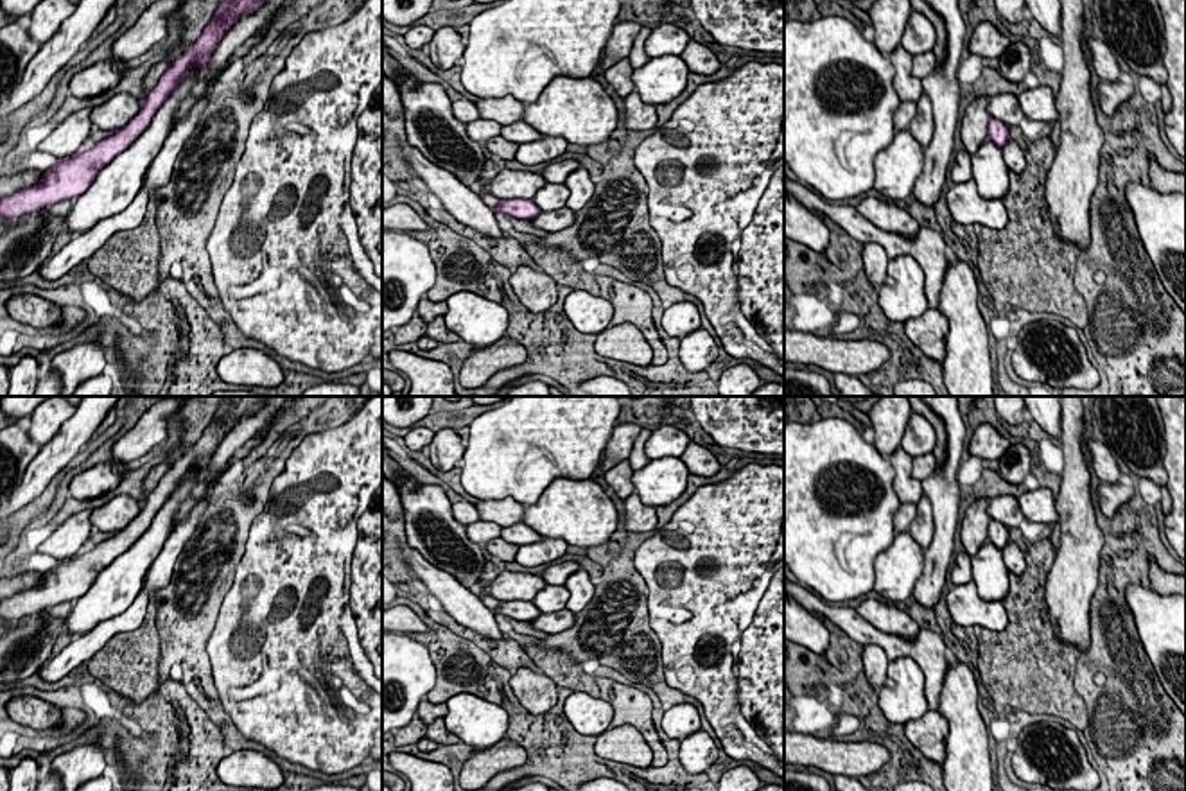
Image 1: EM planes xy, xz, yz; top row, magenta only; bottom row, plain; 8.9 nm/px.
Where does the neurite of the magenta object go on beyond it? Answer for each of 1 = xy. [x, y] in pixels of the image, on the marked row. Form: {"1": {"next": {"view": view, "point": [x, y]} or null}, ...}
{"1": {"next": null}}

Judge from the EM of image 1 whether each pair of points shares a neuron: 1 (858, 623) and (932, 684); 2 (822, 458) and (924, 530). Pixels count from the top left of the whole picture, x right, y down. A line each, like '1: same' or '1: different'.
1: same
2: different

